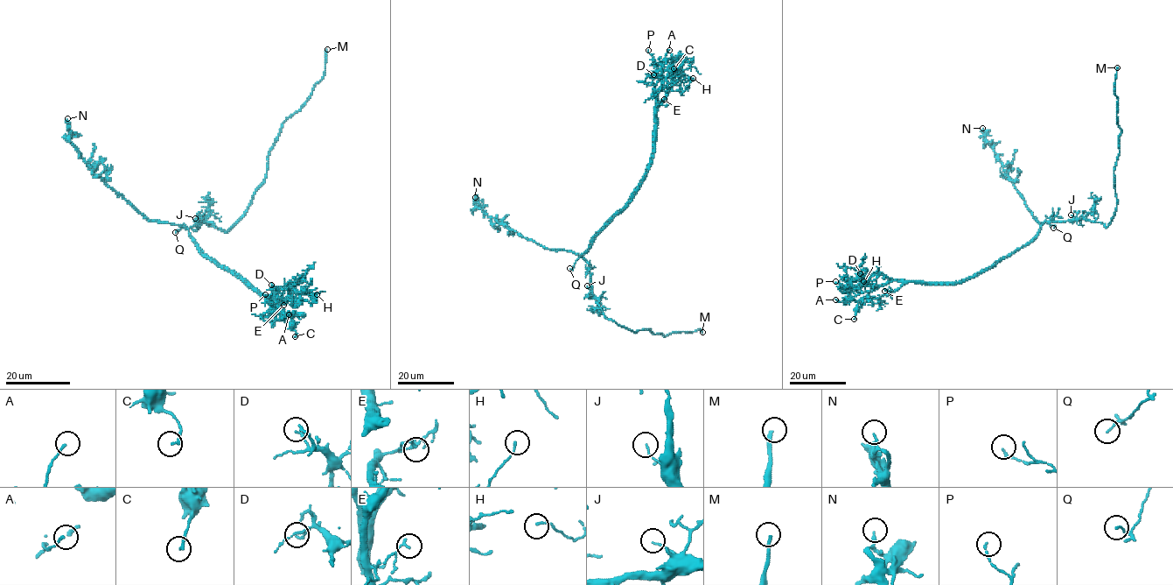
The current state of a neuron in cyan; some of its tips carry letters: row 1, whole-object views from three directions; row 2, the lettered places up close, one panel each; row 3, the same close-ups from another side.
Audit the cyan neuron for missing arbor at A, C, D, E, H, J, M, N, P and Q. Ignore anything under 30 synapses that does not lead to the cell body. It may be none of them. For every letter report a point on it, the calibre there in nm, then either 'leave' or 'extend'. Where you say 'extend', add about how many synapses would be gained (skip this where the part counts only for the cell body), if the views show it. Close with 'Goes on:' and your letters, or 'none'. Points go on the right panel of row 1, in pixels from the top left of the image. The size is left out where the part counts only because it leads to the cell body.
A: place (835, 299); calibre 130 nm; leave
C: place (854, 319); calibre 160 nm; leave
D: place (860, 273); calibre 110 nm; leave
E: place (884, 291); calibre 140 nm; leave
H: place (863, 281); calibre 110 nm; leave
J: place (1071, 214); calibre 80 nm; leave
M: place (1117, 67); calibre 200 nm; extend
N: place (982, 128); calibre 90 nm; leave
P: place (835, 281); calibre 130 nm; leave
Q: place (1053, 228); calibre 70 nm; leave
Goes on: M

